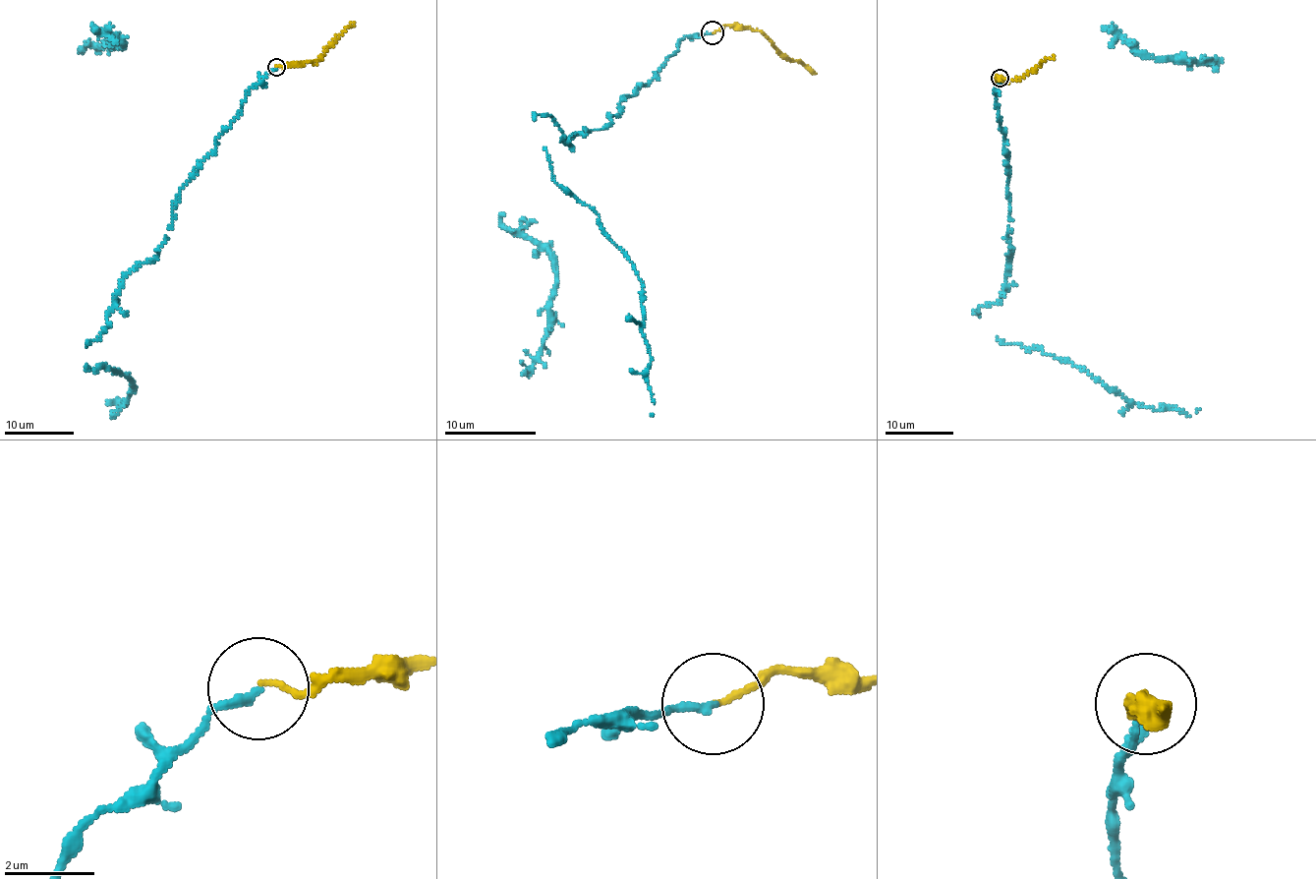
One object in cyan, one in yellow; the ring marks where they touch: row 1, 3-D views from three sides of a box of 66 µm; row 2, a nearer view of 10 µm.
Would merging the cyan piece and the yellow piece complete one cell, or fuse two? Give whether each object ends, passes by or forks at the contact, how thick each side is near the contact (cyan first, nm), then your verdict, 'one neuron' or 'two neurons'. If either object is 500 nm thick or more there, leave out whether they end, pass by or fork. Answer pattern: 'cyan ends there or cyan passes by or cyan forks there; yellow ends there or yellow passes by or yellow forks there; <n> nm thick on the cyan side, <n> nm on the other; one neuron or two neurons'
cyan ends there; yellow ends there; 170 nm thick on the cyan side, 110 nm on the other; two neurons

